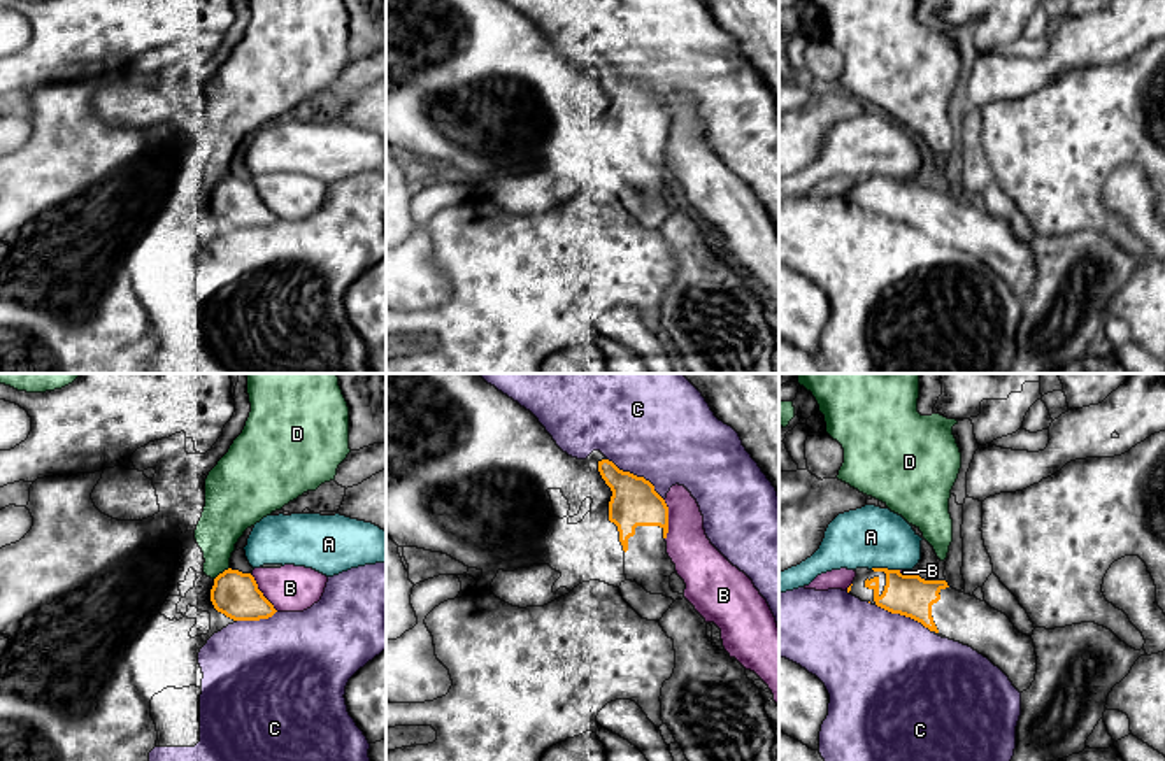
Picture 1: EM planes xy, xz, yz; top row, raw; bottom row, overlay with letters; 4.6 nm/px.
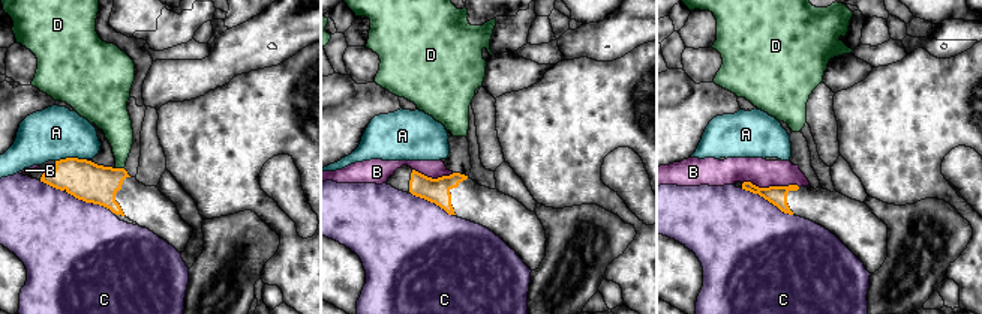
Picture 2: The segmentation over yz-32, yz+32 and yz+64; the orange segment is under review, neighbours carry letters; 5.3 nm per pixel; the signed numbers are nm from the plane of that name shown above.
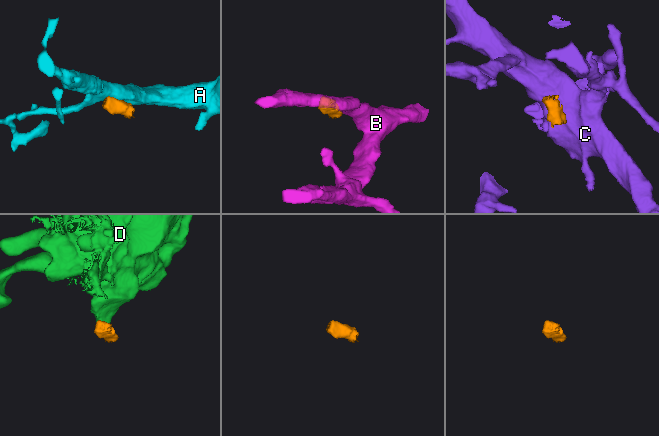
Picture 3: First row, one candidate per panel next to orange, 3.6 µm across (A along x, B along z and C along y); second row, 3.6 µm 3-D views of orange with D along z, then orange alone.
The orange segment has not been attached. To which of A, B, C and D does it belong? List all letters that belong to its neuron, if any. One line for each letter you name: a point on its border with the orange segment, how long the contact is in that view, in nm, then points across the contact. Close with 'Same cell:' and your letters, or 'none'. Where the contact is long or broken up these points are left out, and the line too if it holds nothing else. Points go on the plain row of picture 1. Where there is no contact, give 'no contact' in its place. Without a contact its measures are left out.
Same cell: none

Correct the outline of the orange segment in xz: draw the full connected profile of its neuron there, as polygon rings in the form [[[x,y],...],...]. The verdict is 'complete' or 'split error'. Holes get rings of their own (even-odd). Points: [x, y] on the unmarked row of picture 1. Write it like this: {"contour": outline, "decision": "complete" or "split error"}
{"contour": [[[598,68],[598,79],[611,95],[609,128],[618,133],[625,158],[626,188],[651,202],[683,207],[674,200],[670,182],[675,172],[667,161],[668,114],[644,84],[619,77],[612,68]]], "decision": "split error"}

